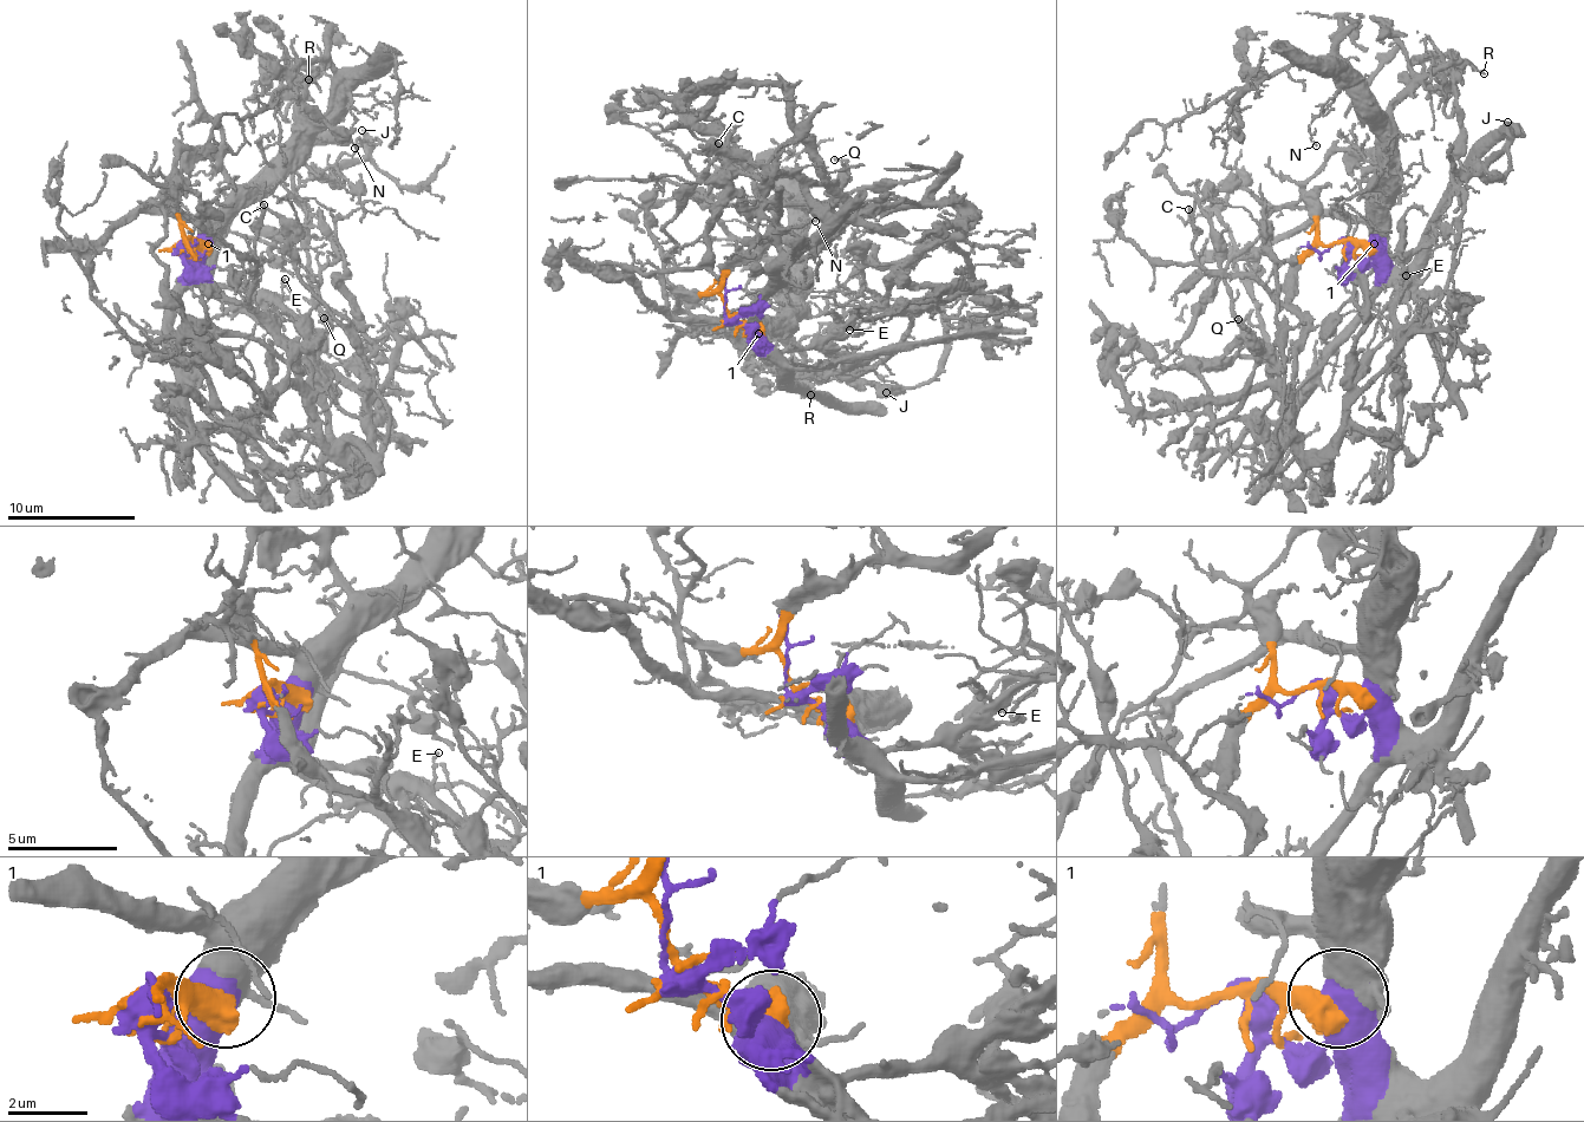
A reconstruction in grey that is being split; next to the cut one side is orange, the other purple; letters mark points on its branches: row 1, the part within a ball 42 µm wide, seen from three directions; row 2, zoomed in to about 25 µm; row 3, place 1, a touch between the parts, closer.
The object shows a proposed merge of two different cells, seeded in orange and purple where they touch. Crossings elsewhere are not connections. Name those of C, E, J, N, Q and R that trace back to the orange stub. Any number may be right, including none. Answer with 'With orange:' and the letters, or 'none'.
With orange: C, Q

